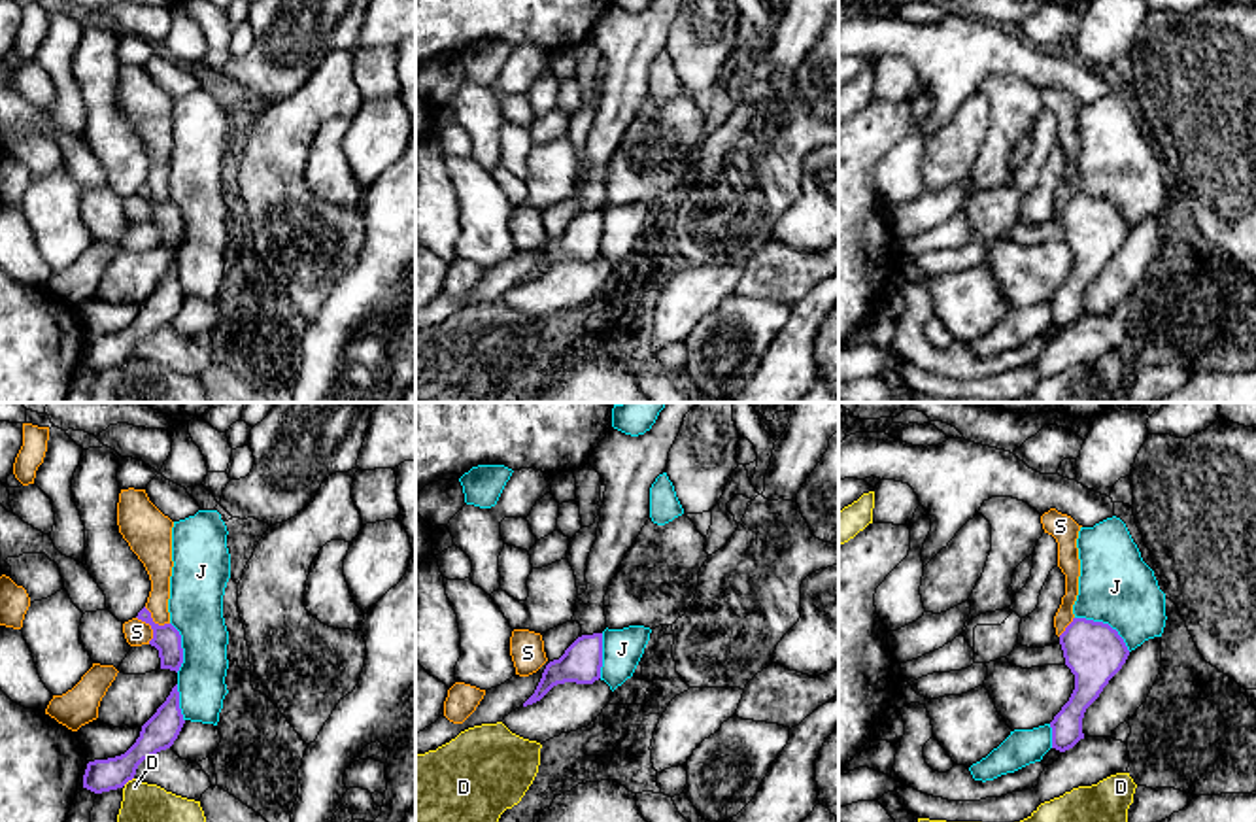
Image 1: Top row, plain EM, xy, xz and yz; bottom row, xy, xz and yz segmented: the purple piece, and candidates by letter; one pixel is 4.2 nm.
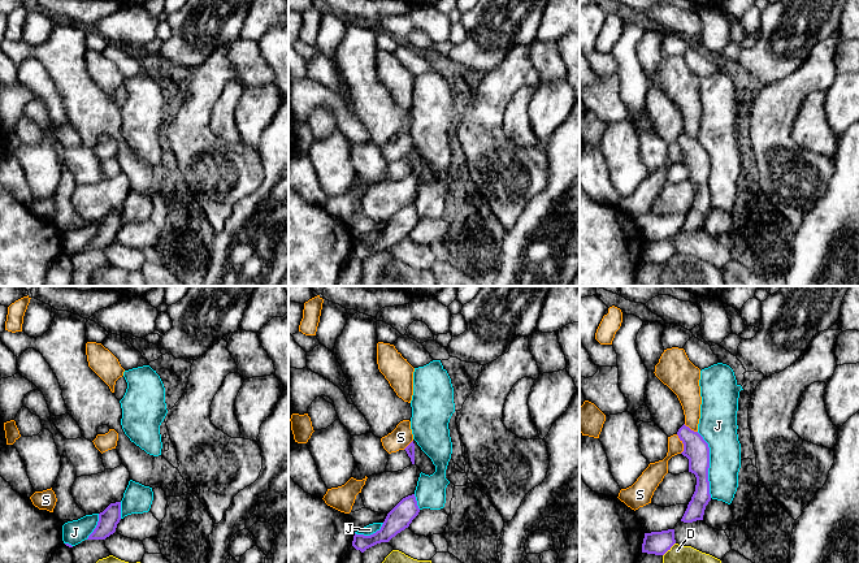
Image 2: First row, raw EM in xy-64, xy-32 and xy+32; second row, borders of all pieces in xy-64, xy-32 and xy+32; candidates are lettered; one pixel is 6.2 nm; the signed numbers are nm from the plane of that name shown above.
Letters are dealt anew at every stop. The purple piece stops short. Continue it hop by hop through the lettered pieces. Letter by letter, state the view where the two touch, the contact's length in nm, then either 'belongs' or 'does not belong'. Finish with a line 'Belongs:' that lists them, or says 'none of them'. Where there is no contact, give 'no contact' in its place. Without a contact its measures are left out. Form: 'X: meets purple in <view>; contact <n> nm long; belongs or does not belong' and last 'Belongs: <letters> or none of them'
D: meets purple in xy; contact 60 nm long; belongs
J: meets purple in yz; contact 280 nm long; does not belong
S: meets purple in xy; contact 130 nm long; does not belong
Belongs: D

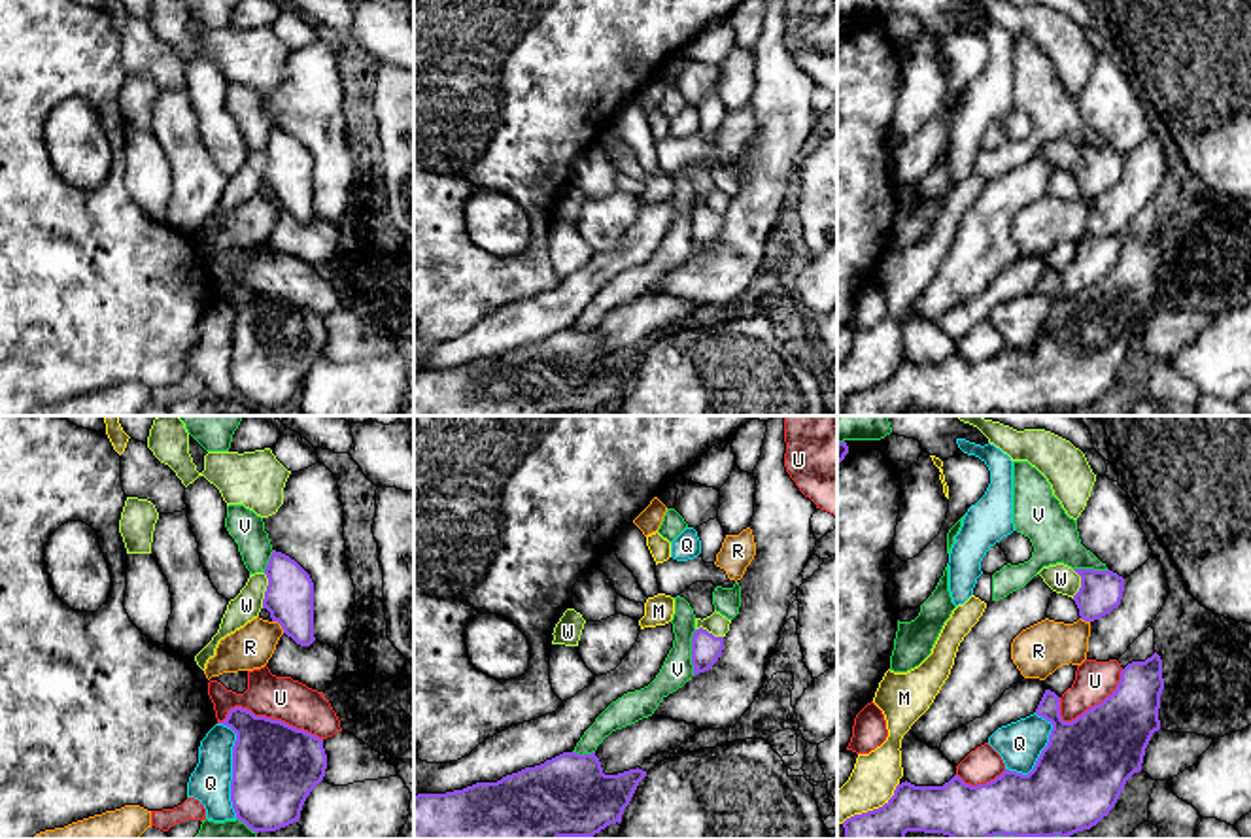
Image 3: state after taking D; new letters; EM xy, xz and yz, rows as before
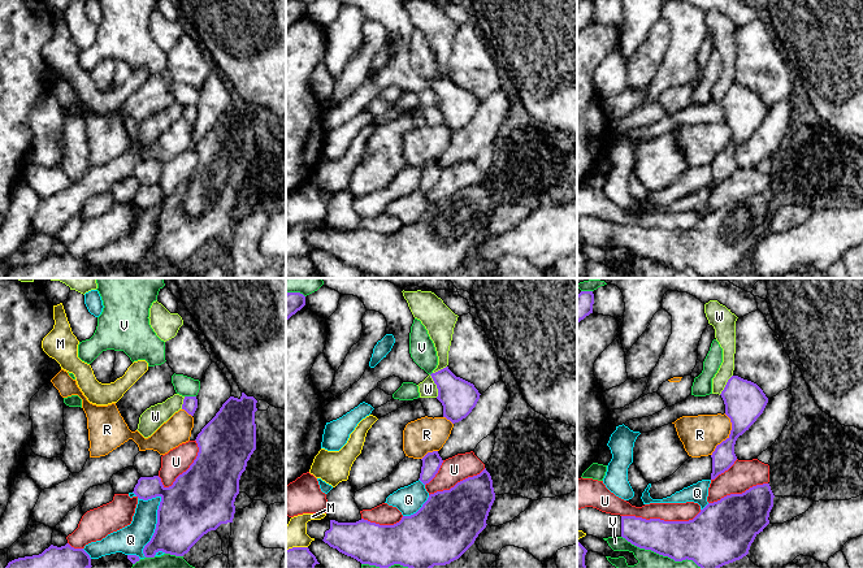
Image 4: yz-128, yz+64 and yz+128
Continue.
M: meets purple in yz; contact 300 nm long; does not belong
Q: meets purple in xy; contact 420 nm long; does not belong
R: meets purple in xy; contact 80 nm long; does not belong
U: meets purple in xy; contact 460 nm long; does not belong
V: meets purple in xz; contact 190 nm long; does not belong
W: meets purple in xy; contact 150 nm long; does not belong
Belongs: none of them

